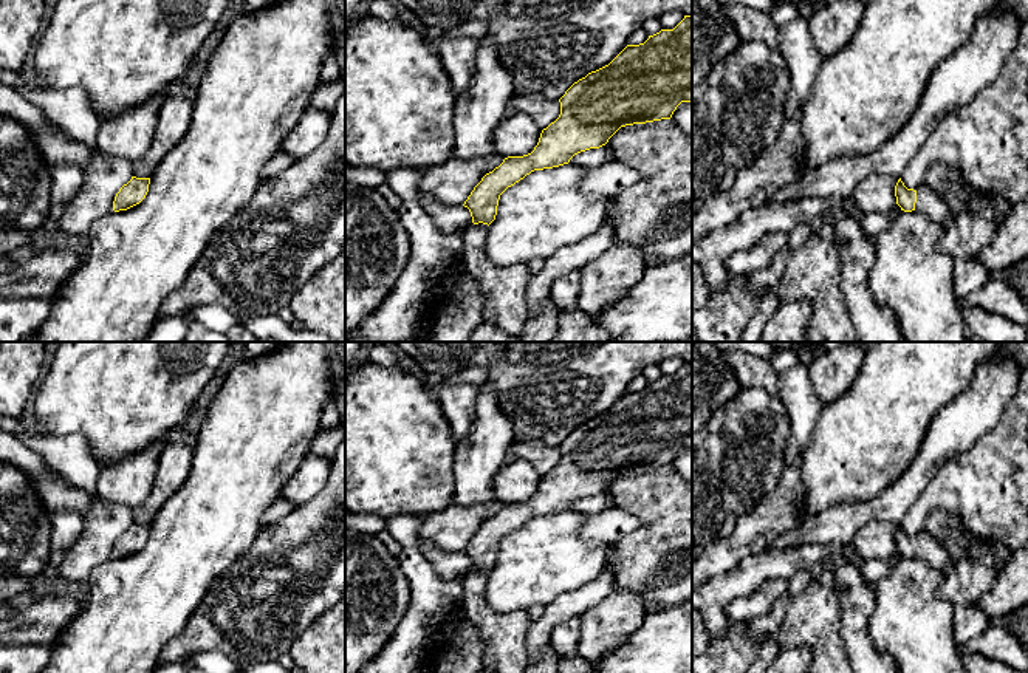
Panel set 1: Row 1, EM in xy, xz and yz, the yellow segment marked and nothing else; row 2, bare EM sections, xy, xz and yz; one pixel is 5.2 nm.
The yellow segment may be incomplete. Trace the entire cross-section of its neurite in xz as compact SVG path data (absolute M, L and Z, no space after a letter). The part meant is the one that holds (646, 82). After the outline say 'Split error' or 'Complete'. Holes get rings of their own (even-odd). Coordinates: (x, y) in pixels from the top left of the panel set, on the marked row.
M692 15L644 43L627 45L559 102L559 118L542 130L534 150L505 158L474 187L463 204L474 224L489 226L500 195L531 172L568 164L574 155L605 145L621 127L670 119L681 102L692 102Z. Complete

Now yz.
M900 178L895 186L895 196L901 210L917 210L924 214L930 221L943 226L944 229L952 226L957 217L947 203L926 184L918 190L913 190L907 189Z. Split error

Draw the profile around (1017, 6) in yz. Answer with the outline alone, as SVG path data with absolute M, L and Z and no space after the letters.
M1000 0L1003 9L1011 9L1020 23L1028 20L1028 0Z

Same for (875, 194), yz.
M872 175L856 184L852 200L861 214L889 214L896 204L895 186L900 178Z

